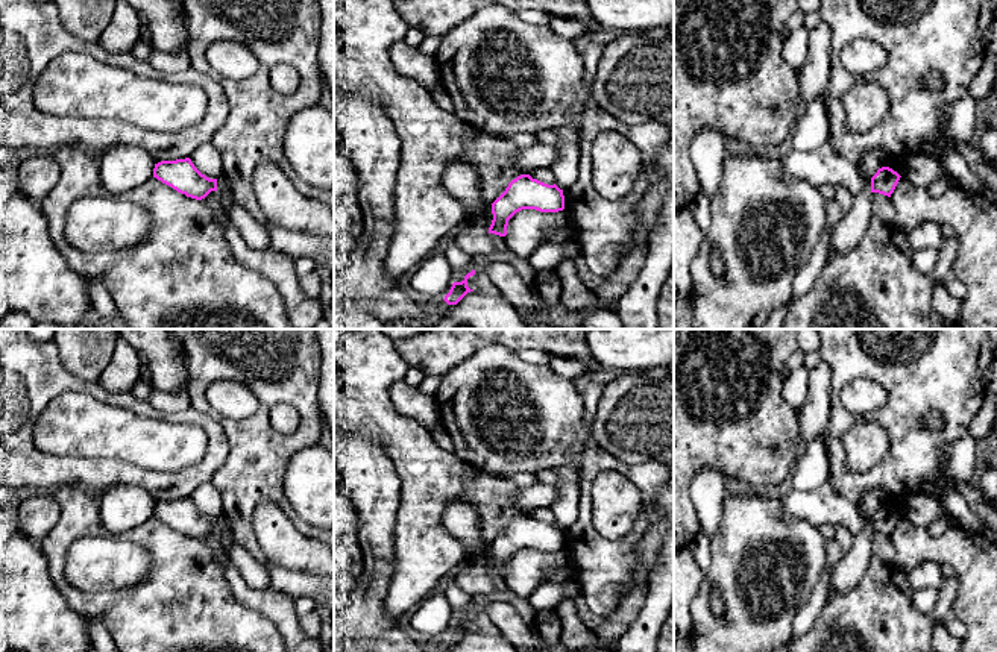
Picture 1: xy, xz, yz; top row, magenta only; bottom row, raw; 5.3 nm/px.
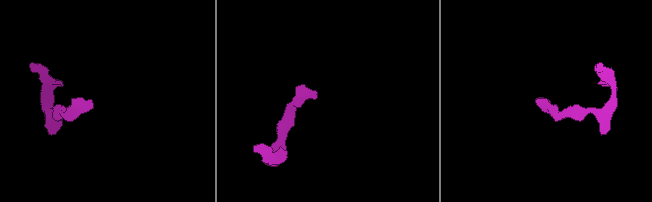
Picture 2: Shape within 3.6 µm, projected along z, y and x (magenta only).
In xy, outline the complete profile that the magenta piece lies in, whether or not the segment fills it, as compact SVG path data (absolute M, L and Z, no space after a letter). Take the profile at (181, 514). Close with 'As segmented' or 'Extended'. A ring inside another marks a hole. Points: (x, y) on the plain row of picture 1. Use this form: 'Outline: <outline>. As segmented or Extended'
Outline: M190 497L155 503L153 517L187 537L202 540L217 531L217 519L202 514Z. As segmented

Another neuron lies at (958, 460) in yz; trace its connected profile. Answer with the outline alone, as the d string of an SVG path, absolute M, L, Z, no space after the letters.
M967 435L955 443L947 444L941 452L939 476L930 481L930 493L939 499L944 487L950 482L958 488L964 484L971 484L977 464L977 441Z

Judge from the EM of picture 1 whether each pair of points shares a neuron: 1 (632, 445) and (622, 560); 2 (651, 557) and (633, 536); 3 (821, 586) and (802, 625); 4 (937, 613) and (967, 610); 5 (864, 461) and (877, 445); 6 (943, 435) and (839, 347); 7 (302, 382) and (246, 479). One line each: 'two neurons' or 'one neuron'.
1: two neurons
2: two neurons
3: one neuron
4: two neurons
5: one neuron
6: one neuron
7: one neuron

